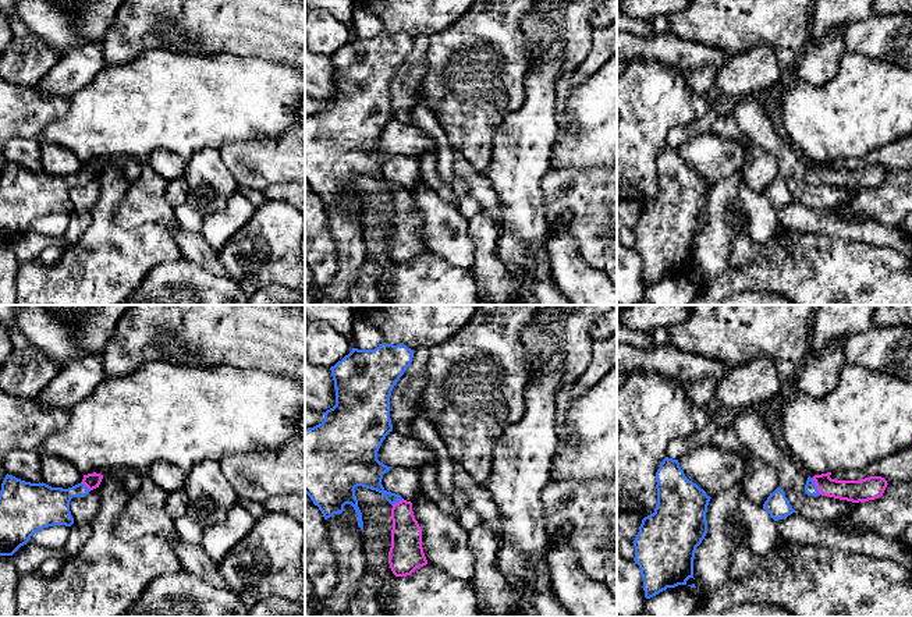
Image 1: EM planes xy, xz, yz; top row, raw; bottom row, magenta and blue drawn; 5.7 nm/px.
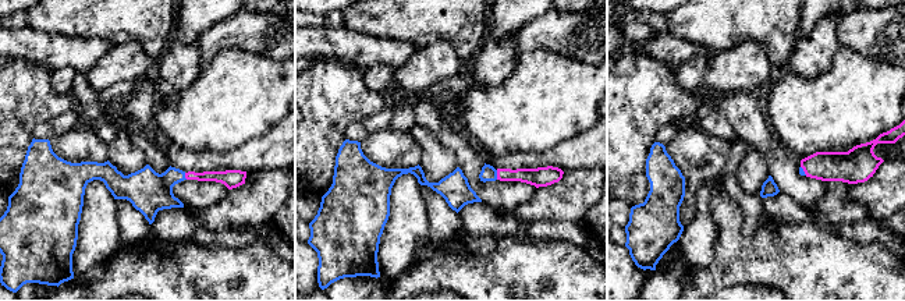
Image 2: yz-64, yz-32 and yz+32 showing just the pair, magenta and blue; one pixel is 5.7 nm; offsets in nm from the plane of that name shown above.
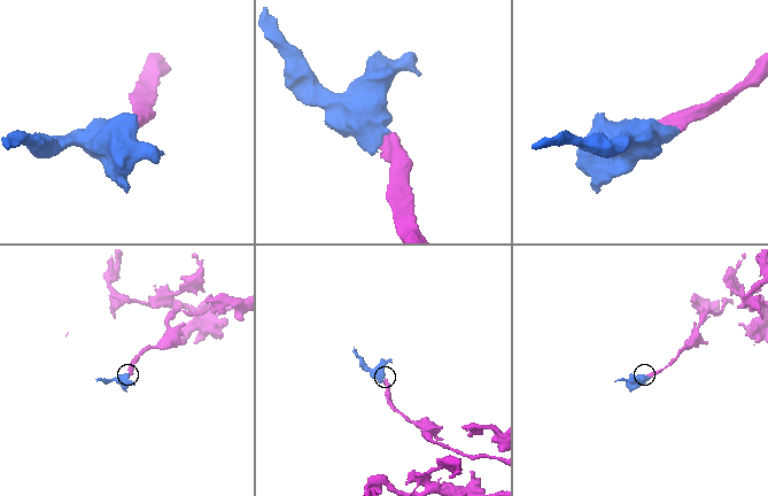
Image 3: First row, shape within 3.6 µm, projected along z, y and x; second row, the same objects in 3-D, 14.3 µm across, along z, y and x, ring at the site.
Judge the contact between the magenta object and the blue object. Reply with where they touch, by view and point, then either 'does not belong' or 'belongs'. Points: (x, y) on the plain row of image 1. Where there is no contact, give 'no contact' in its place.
yz (816, 174) | belongs

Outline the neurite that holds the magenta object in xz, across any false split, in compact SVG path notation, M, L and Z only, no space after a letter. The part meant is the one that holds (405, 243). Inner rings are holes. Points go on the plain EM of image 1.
M382 31L375 38L352 36L348 43L330 56L336 77L336 93L323 100L324 109L322 111L305 117L305 181L319 195L324 208L341 202L344 194L351 192L362 219L362 201L355 184L358 174L382 181L393 194L388 252L395 265L411 263L416 256L427 252L422 235L422 217L415 208L412 191L383 175L383 163L391 155L377 148L383 128L393 118L390 107L391 79L411 53L412 46L414 38L404 32Z

